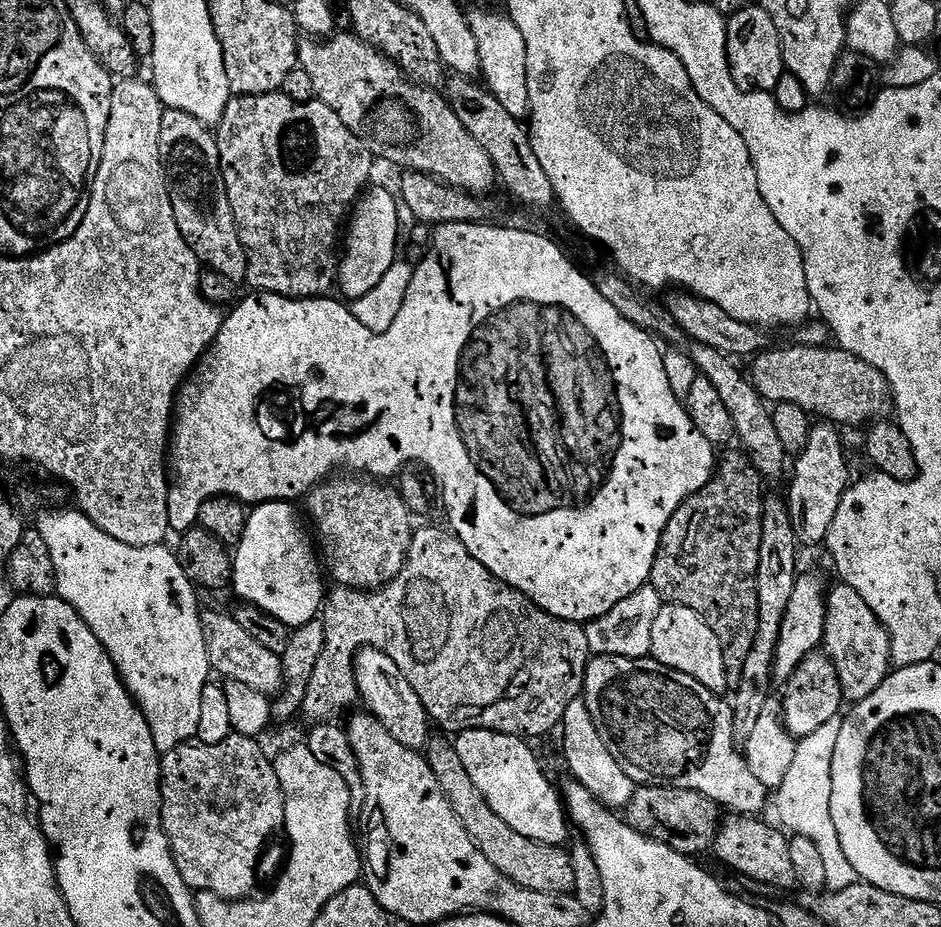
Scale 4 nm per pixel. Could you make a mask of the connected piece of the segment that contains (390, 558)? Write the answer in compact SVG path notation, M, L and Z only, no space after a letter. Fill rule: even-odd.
M336 474L312 489L306 497L307 519L310 524L312 519L316 527L319 551L328 552L327 575L332 575L341 588L382 588L399 574L406 562L414 520L399 491L384 484L387 483L376 478Z

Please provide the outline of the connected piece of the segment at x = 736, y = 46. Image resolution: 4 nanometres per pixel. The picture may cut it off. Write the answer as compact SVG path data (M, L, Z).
M749 3L727 17L726 50L734 82L744 92L775 93L778 78L786 74L784 51L774 18L759 3Z

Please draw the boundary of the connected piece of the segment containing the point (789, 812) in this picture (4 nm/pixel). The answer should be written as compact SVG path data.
M835 716L830 718L830 722L823 724L820 729L814 730L814 734L799 740L786 778L782 778L780 787L774 792L776 816L781 820L779 823L792 836L810 838L810 842L814 842L814 846L820 852L826 874L824 888L829 892L846 890L846 886L854 886L858 882L854 866L850 866L850 858L846 858L846 850L842 850L838 830L834 830L834 814L830 814L832 755L834 746L838 746L838 734L842 734L843 725L844 716Z

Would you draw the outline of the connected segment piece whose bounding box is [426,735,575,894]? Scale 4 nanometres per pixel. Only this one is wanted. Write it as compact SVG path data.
M433 735L429 739L426 749L428 765L430 770L434 770L434 778L438 778L438 786L442 786L446 802L450 802L450 810L454 810L466 834L470 834L474 846L482 850L482 854L486 854L490 866L494 866L506 878L526 890L538 890L538 894L571 893L575 886L575 874L569 849L558 844L531 840L518 834L518 830L513 830L511 826L506 826L506 822L502 822L502 818L498 818L498 814L490 810L482 794L478 794L478 786L474 786L470 774L466 774L466 766L462 766L462 758L458 758L455 743L440 736Z

